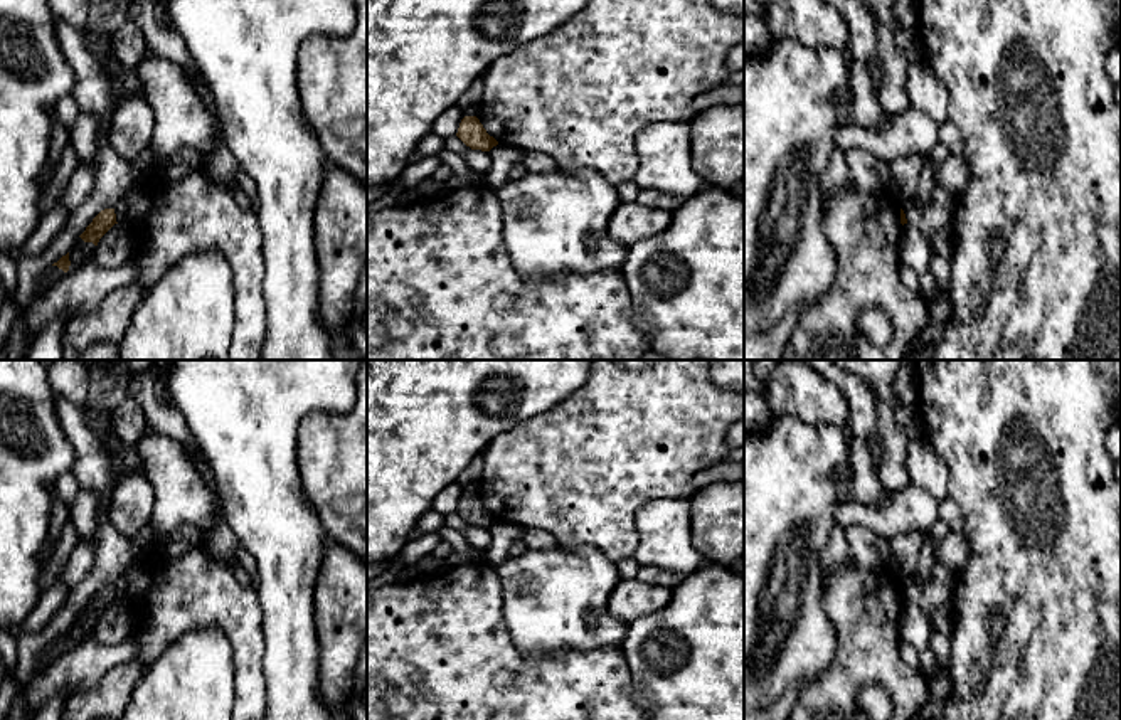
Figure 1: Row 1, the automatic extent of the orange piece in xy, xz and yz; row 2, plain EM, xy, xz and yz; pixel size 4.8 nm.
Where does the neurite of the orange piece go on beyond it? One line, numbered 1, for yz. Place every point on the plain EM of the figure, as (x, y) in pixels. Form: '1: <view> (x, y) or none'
1: none

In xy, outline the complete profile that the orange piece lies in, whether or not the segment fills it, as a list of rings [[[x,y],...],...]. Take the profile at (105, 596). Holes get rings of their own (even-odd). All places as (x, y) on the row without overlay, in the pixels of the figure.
[[[114,585],[101,587],[93,599],[86,604],[86,607],[79,612],[84,619],[93,619],[98,622],[99,616],[114,602],[116,590]]]

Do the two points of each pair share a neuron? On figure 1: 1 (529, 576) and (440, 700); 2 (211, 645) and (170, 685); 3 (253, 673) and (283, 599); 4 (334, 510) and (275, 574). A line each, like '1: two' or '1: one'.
1: two
2: one
3: two
4: two

